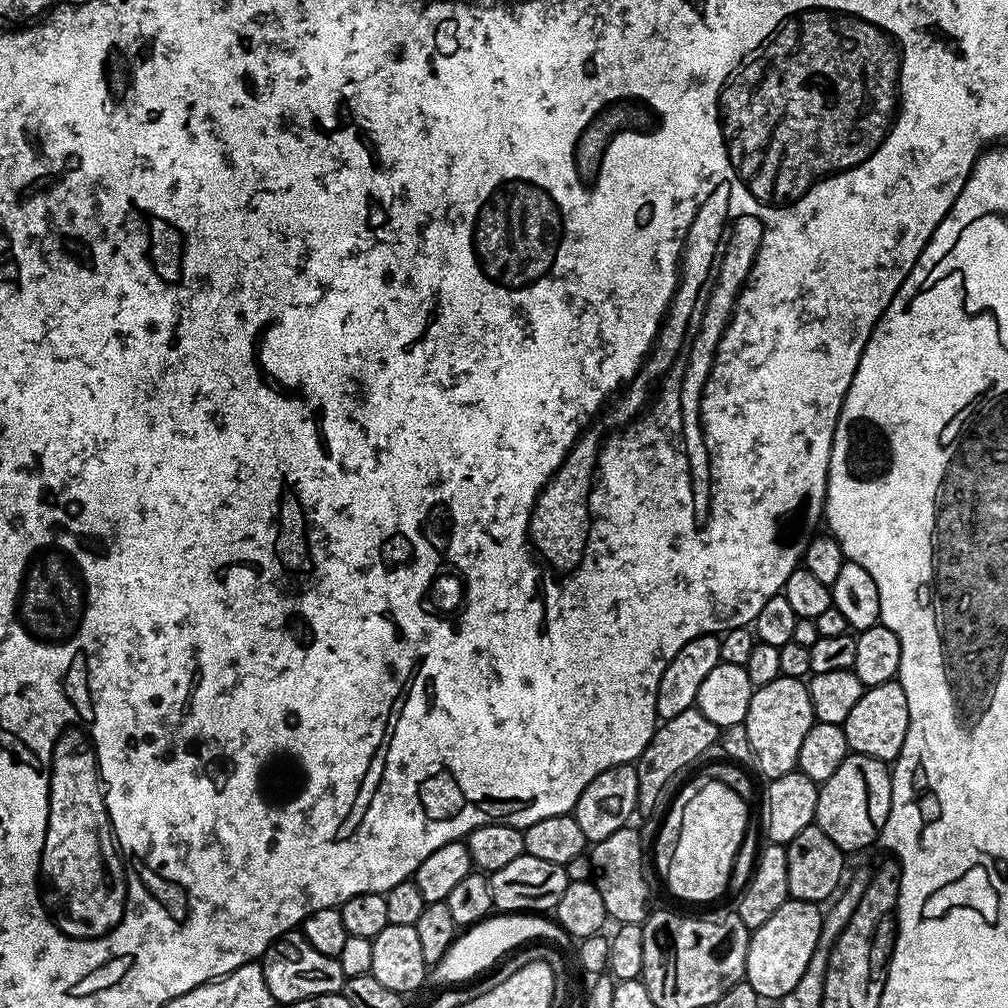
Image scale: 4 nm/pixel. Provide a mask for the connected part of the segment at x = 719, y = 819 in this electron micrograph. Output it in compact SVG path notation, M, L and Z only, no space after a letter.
M701 779L701 784L693 788L684 788L680 797L672 804L664 825L660 828L660 837L656 840L656 868L664 875L664 884L680 900L689 900L692 904L704 904L707 900L716 900L723 892L729 891L729 880L740 844L744 840L744 831L750 819L749 801L743 800L730 787L720 781Z

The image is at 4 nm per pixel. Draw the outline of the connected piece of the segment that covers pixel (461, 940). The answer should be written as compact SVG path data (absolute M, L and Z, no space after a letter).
M492 914L487 920L471 925L461 931L456 941L446 950L446 954L431 969L430 980L436 986L460 986L470 982L481 972L487 972L497 962L505 959L513 950L527 945L529 942L547 942L557 950L573 947L573 937L561 928L555 919L545 918L540 914Z

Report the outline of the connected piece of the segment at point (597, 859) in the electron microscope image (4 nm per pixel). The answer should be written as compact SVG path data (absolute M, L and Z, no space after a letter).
M633 826L614 830L610 838L595 841L590 848L592 861L592 880L598 894L602 894L602 903L609 917L617 925L643 925L650 915L648 908L648 880L644 877L644 840Z

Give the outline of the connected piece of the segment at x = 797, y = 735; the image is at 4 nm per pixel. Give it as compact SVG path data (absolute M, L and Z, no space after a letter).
M781 675L774 678L774 682L766 682L766 686L753 691L750 710L746 710L743 724L756 755L755 767L764 775L765 781L797 771L798 750L802 750L802 742L815 723L817 719L814 706L811 705L808 686L804 680Z

